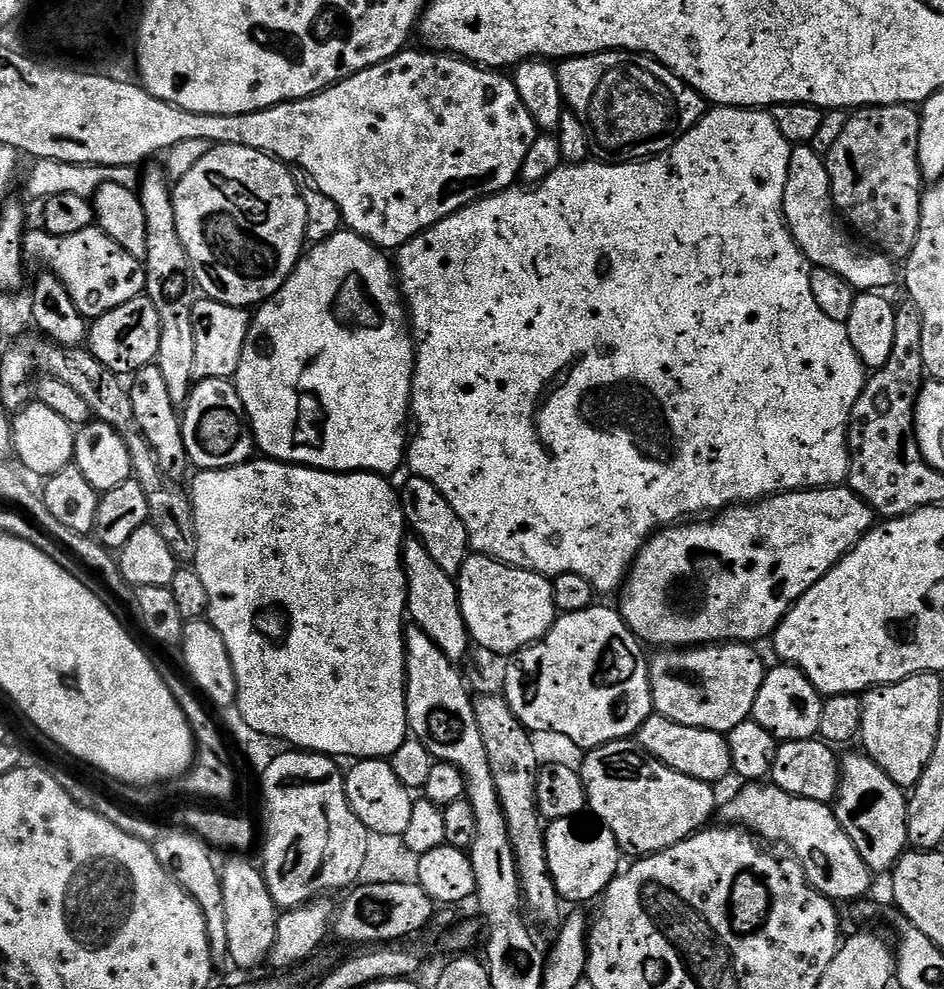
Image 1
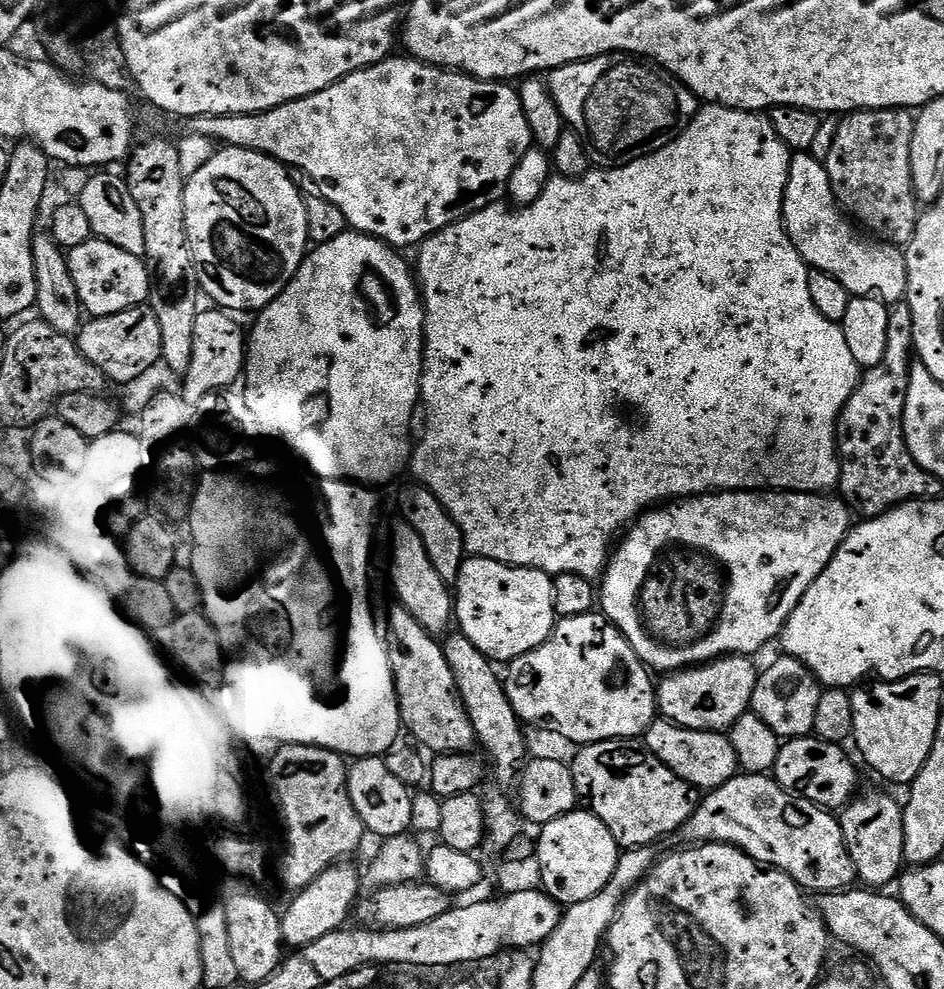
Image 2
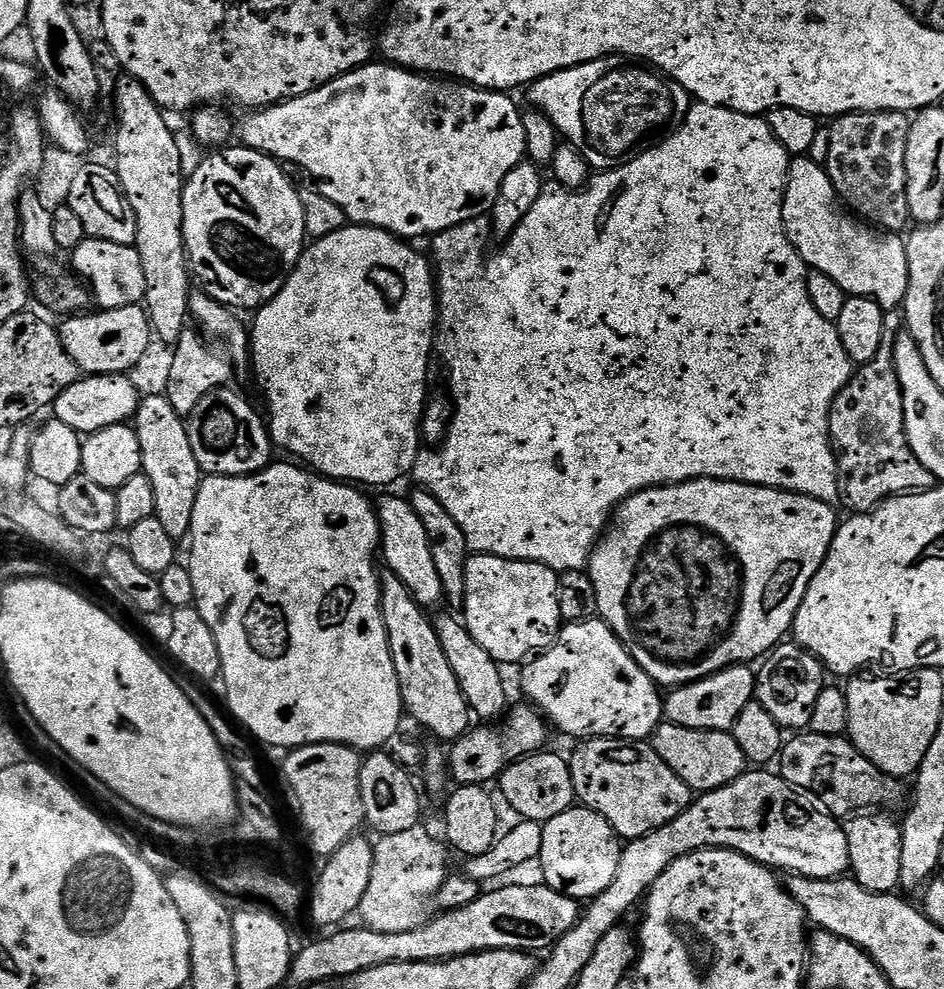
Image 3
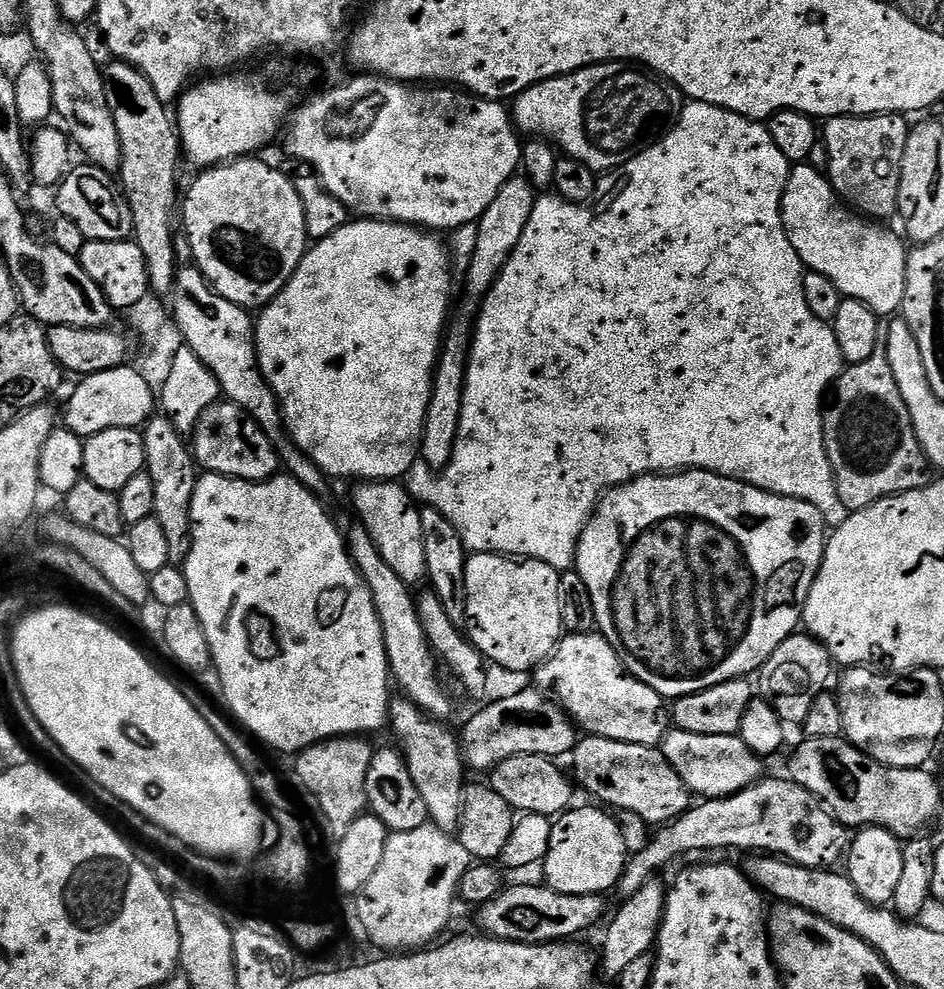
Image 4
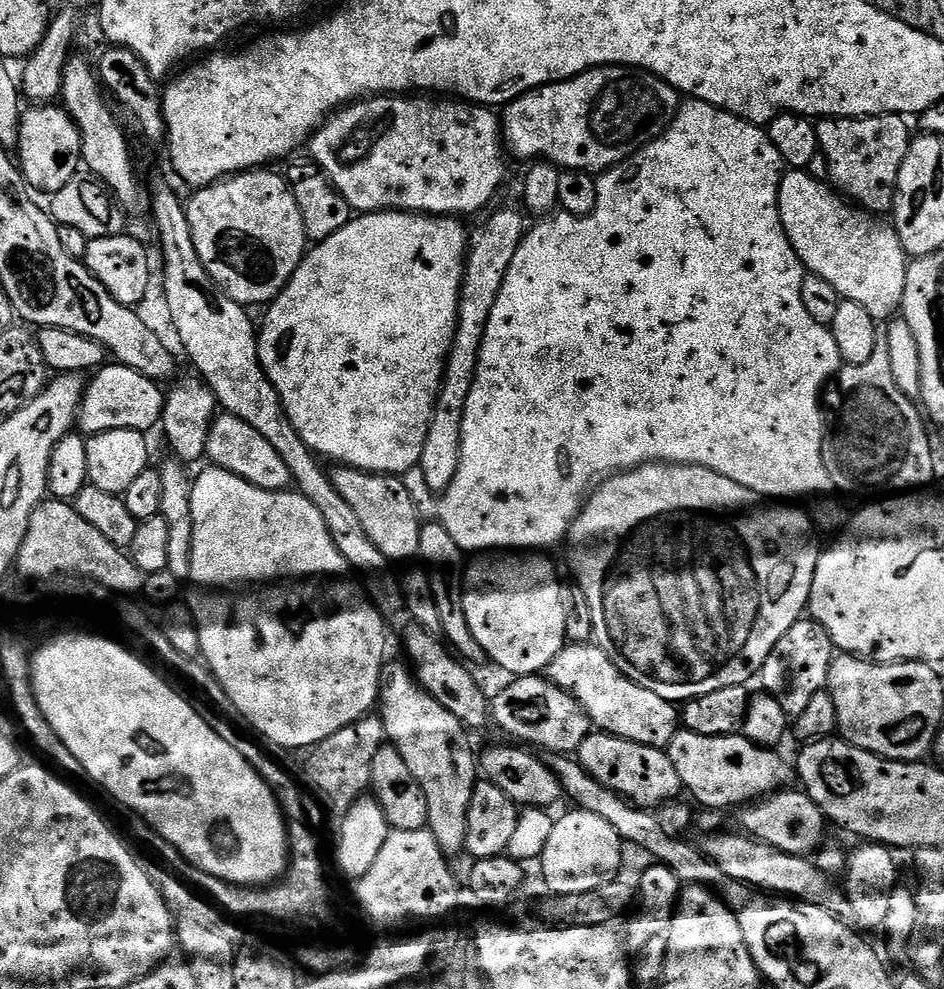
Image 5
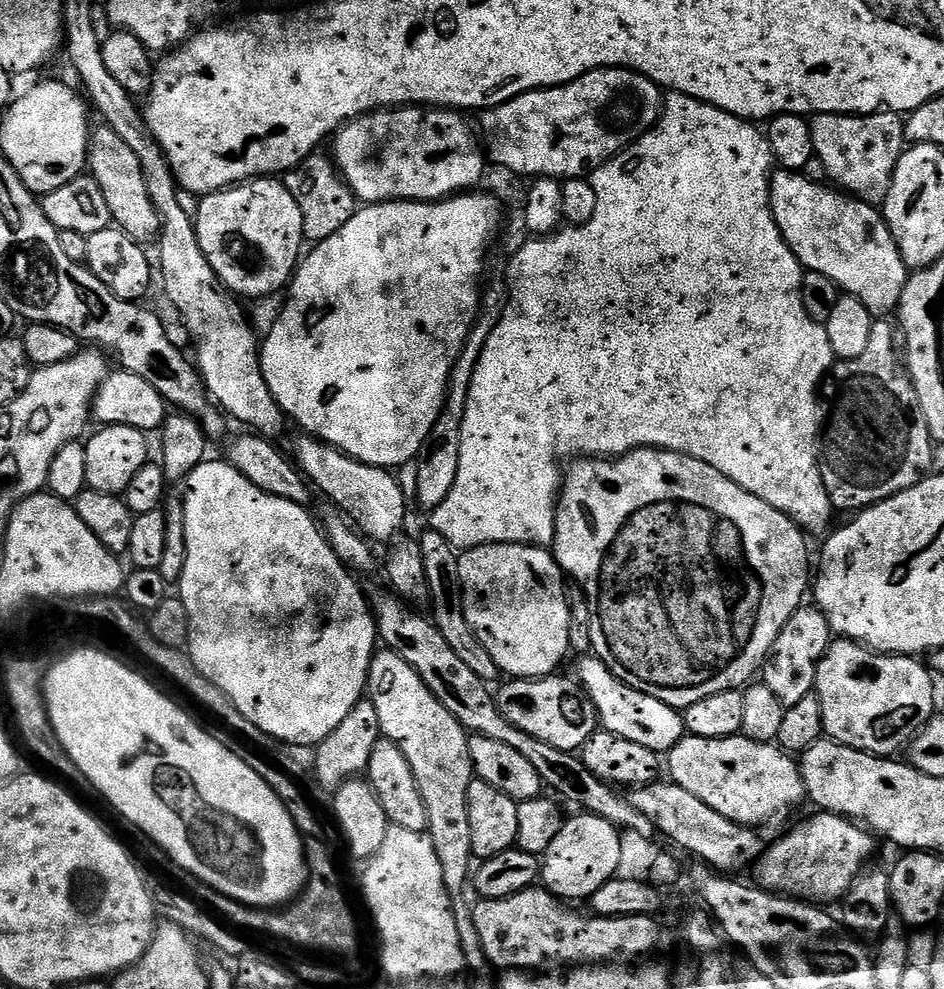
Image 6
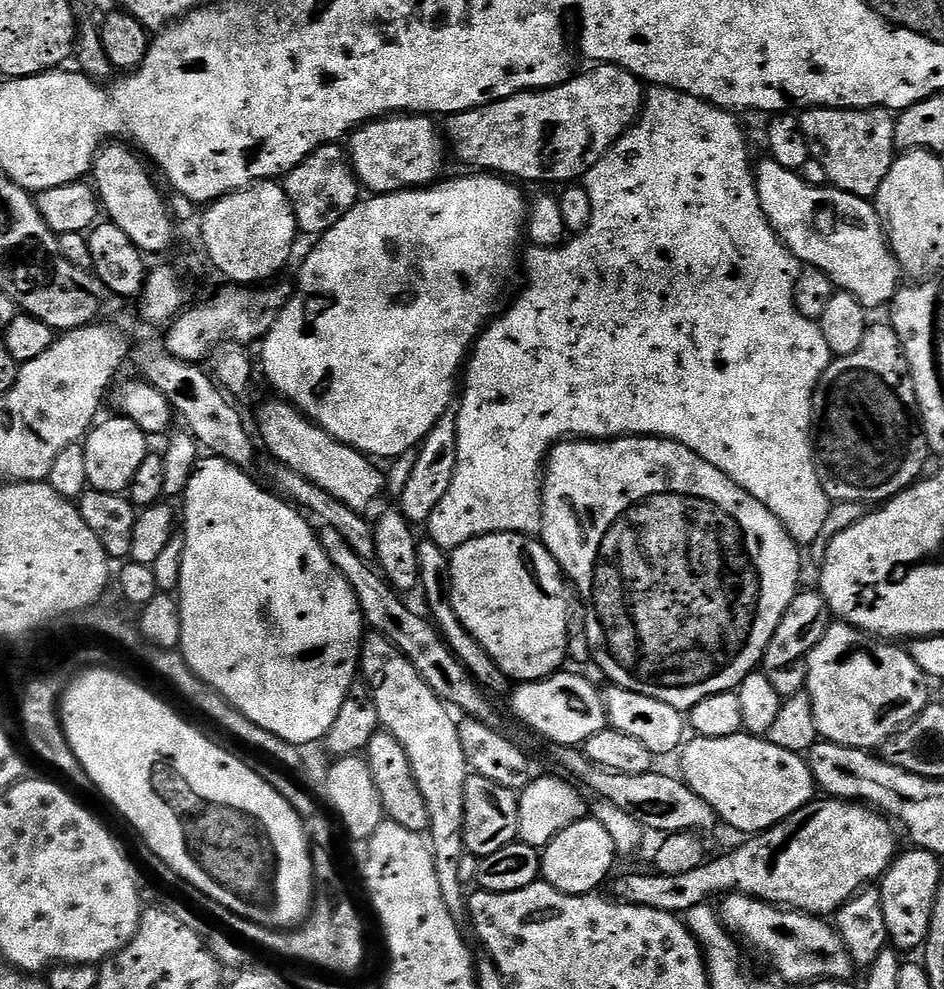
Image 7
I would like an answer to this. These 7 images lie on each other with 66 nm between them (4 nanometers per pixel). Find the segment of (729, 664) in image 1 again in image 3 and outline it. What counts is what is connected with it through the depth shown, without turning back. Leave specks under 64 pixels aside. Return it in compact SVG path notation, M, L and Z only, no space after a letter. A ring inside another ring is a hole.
M737 666L723 668L712 676L695 680L693 684L681 684L667 693L664 700L664 714L667 723L703 732L726 732L742 714L747 704L753 703L756 694L755 671L751 667Z

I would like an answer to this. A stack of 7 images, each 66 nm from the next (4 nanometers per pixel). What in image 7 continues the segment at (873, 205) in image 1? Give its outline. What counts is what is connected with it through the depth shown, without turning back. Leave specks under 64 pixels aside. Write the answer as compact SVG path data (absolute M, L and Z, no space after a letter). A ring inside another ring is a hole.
M806 108L798 119L812 159L826 169L828 184L846 194L875 197L898 155L893 113L887 108Z

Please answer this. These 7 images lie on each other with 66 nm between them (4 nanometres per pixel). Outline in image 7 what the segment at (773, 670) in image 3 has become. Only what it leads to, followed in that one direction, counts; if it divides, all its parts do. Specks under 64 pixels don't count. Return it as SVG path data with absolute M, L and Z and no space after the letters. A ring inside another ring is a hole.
M801 590L790 602L778 630L774 630L774 638L768 643L768 649L764 651L762 661L762 671L766 678L774 685L774 690L778 690L781 698L787 698L805 691L808 683L807 661L810 650L822 642L830 623L830 613L828 603L823 594L818 590Z

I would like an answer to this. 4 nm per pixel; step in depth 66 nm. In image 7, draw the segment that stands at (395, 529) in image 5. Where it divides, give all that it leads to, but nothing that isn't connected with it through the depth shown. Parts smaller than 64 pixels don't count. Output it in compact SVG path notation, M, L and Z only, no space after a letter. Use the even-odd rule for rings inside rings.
M275 398L276 400L272 400L269 404L264 404L260 408L260 436L259 439L262 441L264 439L264 444L268 447L268 452L273 456L275 463L277 465L284 465L288 467L292 471L296 471L298 474L302 476L304 479L308 479L313 483L314 486L318 486L319 490L324 490L326 494L330 494L331 498L337 499L338 502L343 504L343 506L348 506L350 510L361 513L368 514L368 511L371 510L372 507L375 506L376 503L380 500L380 495L384 492L384 476L379 472L378 469L375 468L373 461L369 459L369 457L365 456L363 452L357 452L356 449L351 448L348 444L343 444L340 440L335 440L329 432L326 430L322 430L318 427L317 424L313 424L311 420L308 419L304 413L300 412L293 404L289 404L285 402L283 399Z

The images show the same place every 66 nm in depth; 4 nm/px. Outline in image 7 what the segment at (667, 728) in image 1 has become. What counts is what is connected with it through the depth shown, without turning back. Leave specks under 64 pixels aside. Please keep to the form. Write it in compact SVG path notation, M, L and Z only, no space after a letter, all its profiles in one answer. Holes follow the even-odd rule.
M737 734L726 738L692 738L683 745L680 756L680 772L685 784L702 802L711 806L721 821L724 820L736 832L759 834L769 832L776 824L781 824L798 810L817 799L816 780L807 759L801 753L782 750L782 746L774 746L767 738Z

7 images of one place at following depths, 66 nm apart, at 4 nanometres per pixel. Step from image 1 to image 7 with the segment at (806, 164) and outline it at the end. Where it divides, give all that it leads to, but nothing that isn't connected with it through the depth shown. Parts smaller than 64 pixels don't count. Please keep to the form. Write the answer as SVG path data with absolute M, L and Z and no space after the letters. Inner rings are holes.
M771 158L755 165L756 189L758 202L771 222L776 235L780 237L785 249L791 252L801 265L822 270L831 278L833 285L839 291L848 292L856 296L865 310L891 305L895 298L898 285L902 280L900 264L888 244L888 237L880 224L880 215L876 213L876 205L871 199L854 194L839 192L837 188L825 186L810 186L804 181L800 172L786 170L786 166L778 166Z

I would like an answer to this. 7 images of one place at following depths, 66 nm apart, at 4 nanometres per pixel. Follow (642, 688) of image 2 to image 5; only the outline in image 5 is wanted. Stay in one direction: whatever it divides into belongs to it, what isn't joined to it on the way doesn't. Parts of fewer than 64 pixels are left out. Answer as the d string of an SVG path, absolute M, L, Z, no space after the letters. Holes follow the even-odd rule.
M595 643L565 646L546 669L546 676L580 703L589 720L601 732L648 744L651 748L664 748L676 736L677 705L630 682L630 678L621 674L618 666L614 666L614 662L610 662L607 654L596 647Z

